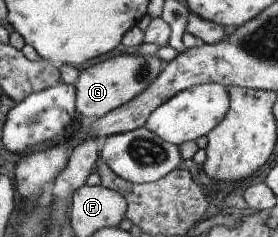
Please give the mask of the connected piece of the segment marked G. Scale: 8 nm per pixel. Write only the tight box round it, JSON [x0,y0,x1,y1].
[73,54,163,118]

